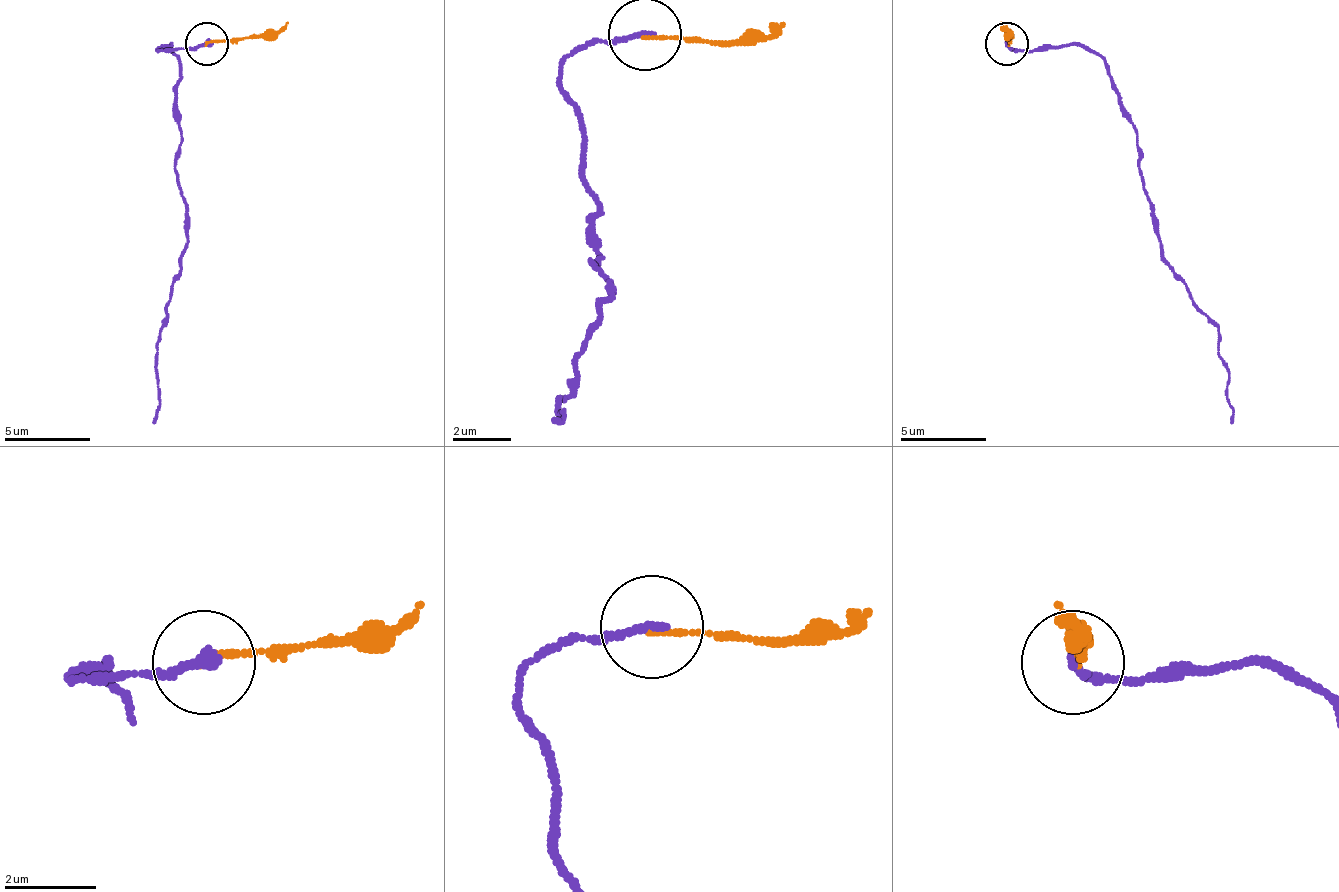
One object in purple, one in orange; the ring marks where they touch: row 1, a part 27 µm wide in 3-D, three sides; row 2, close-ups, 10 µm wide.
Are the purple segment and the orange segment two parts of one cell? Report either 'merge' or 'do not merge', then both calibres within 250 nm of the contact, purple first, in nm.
merge; 240 nm thick on the purple side, 130 nm on the other

